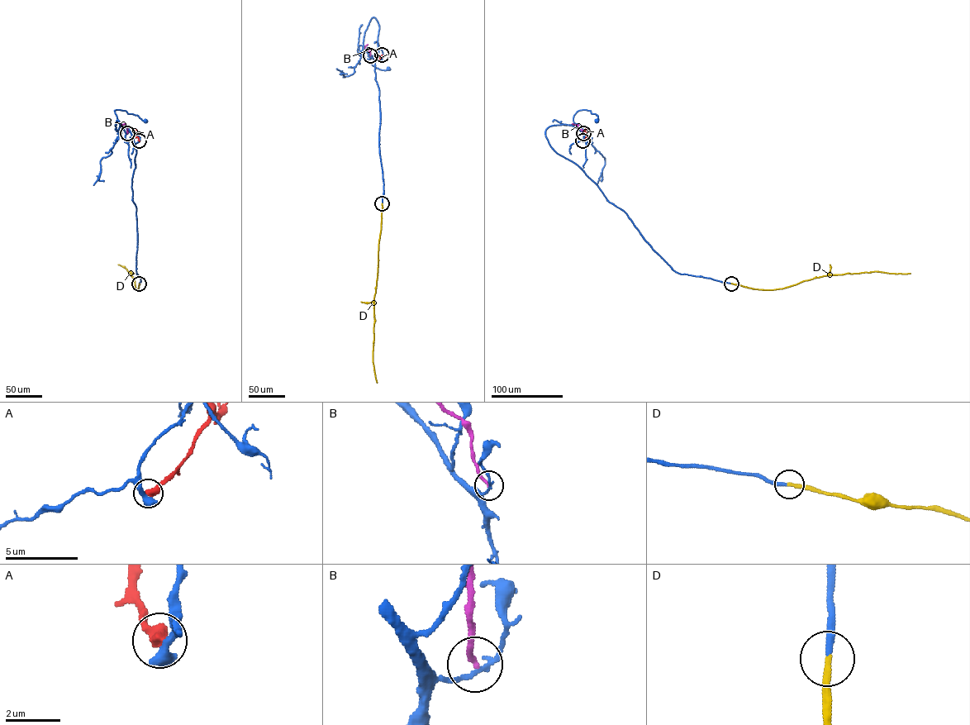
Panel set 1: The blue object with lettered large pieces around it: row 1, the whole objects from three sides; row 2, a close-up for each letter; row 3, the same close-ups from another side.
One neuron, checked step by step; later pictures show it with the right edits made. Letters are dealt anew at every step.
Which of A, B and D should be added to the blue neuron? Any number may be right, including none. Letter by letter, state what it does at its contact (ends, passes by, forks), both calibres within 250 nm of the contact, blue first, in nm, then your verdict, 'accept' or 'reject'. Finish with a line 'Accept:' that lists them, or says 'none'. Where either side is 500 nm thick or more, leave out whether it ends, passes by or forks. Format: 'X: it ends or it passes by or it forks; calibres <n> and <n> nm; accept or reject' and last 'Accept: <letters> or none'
A: calibres 600 and 500 nm; reject
B: it ends; calibres 150 and 200 nm; reject
D: it ends; calibres 240 and 240 nm; accept
Accept: D

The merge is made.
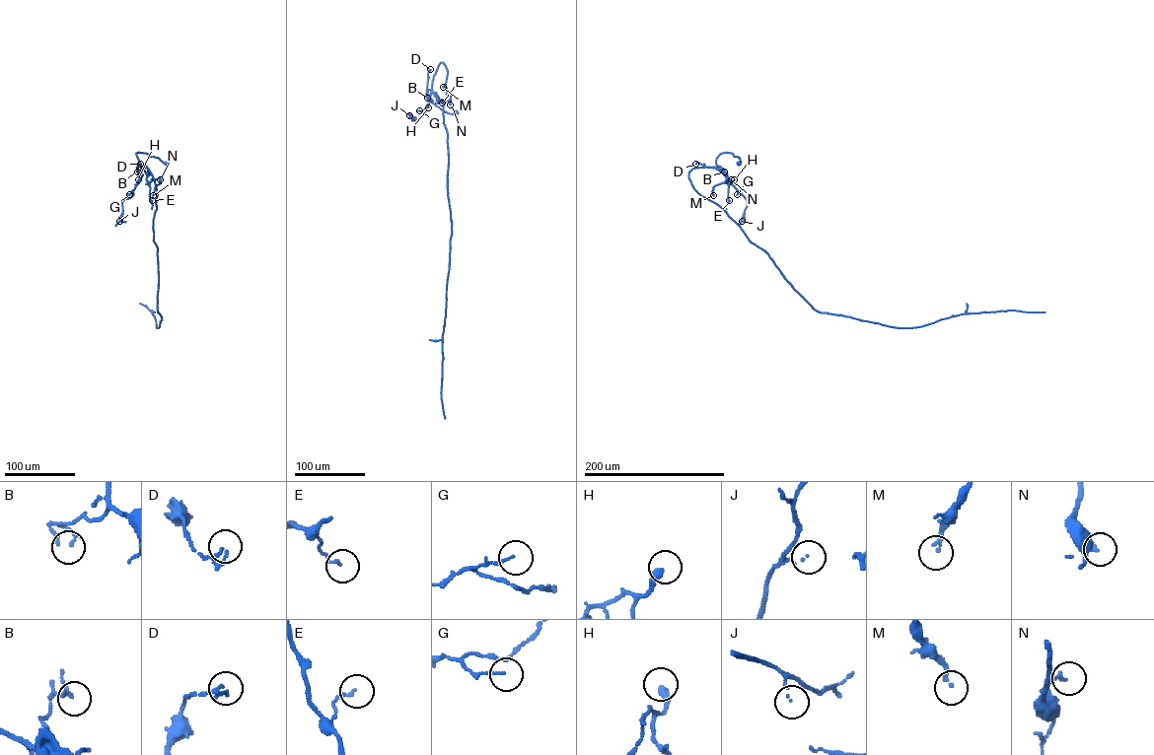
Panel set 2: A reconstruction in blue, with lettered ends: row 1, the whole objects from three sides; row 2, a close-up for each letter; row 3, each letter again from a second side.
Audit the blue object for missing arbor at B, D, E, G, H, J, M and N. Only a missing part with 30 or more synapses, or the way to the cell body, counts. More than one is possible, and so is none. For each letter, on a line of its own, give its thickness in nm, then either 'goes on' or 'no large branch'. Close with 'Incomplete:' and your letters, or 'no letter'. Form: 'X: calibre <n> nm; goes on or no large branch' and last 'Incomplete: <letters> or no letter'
B: calibre 120 nm; no large branch
D: calibre 90 nm; no large branch
E: calibre 100 nm; no large branch
G: calibre 90 nm; no large branch
H: calibre 320 nm; no large branch
J: calibre 70 nm; no large branch
M: calibre 160 nm; no large branch
N: calibre 150 nm; no large branch
Incomplete: no letter

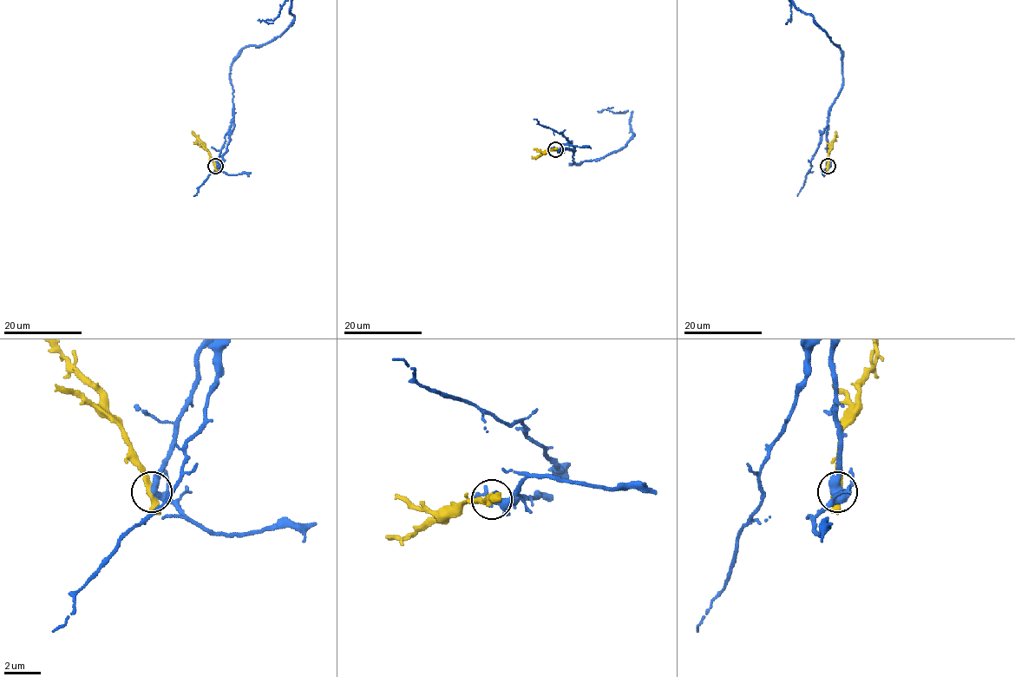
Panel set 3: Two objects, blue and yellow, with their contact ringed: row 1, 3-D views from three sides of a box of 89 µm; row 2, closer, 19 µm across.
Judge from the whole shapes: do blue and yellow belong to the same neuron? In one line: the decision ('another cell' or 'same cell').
another cell

